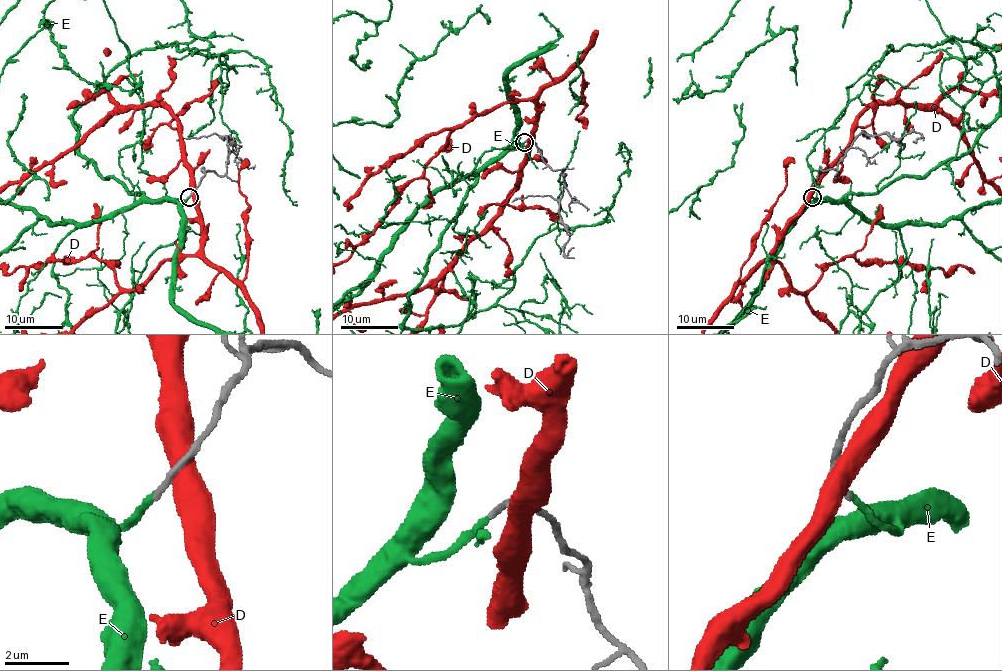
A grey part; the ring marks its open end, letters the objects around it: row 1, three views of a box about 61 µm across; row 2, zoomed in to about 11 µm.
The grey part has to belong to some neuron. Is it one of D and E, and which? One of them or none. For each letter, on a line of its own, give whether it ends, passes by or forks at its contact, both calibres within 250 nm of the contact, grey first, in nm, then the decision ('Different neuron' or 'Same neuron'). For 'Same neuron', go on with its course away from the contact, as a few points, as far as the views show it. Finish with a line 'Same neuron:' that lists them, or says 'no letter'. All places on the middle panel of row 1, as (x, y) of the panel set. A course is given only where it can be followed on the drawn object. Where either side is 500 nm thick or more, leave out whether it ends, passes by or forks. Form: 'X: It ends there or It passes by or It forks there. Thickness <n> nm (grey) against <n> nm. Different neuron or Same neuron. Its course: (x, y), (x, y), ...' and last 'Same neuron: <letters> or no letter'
D: Thickness 190 nm (grey) against 550 nm. Different neuron
E: It ends there. Thickness 200 nm (grey) against 200 nm. Same neuron
Same neuron: E

